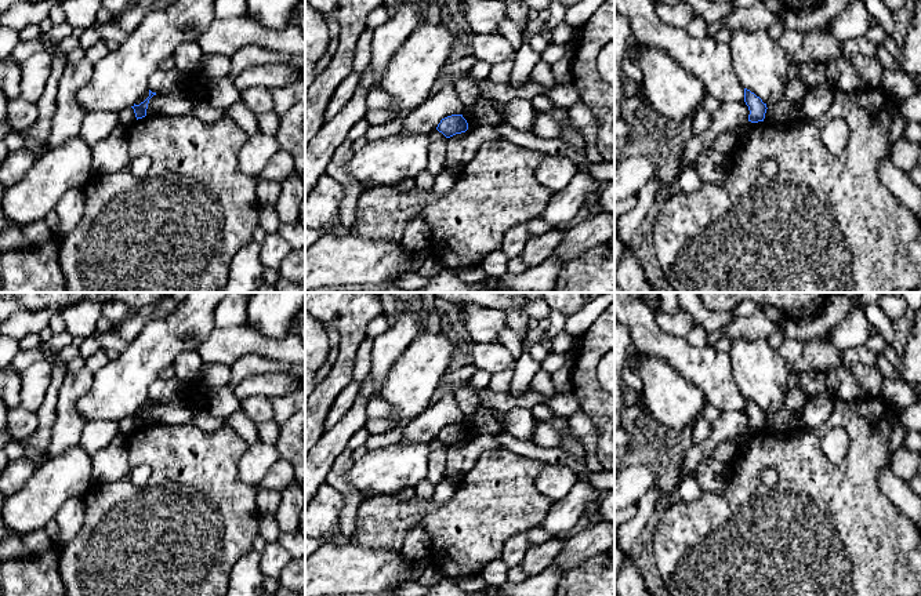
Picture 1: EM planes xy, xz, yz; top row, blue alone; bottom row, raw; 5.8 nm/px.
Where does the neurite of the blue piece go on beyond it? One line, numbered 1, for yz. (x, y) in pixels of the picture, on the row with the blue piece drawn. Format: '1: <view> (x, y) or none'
1: none

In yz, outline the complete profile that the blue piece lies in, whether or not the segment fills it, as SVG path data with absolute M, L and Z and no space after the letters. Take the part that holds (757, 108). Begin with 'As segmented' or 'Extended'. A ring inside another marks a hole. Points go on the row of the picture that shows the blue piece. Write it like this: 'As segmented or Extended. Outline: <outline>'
As segmented. Outline: M744 88L744 102L750 110L748 121L751 123L764 121L768 109L766 103L764 103L759 97L757 97L754 92L751 92L747 88Z

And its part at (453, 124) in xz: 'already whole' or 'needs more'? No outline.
already whole

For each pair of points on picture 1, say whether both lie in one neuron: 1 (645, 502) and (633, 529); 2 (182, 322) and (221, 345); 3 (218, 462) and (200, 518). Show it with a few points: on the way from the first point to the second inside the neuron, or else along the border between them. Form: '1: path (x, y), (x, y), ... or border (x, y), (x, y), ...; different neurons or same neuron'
1: path (645, 509), (638, 522); same neuron
2: border (216, 327), (195, 351); different neurons
3: path (205, 476), (200, 480), (200, 504); same neuron

